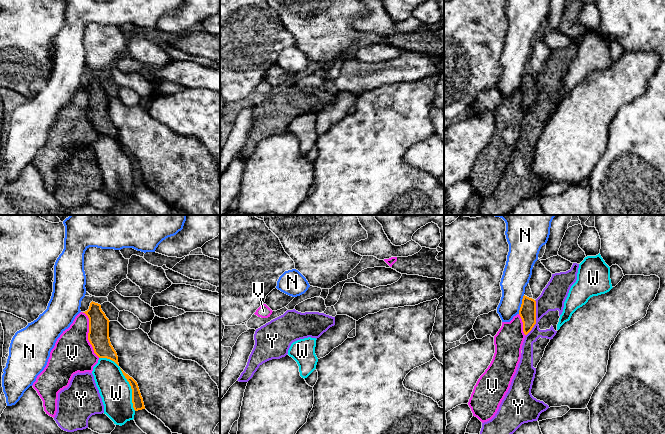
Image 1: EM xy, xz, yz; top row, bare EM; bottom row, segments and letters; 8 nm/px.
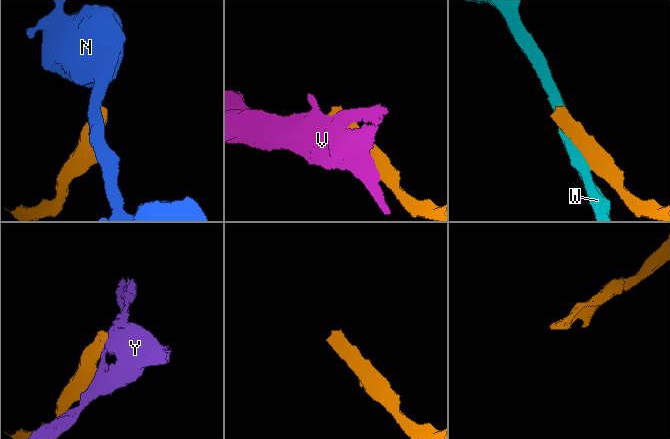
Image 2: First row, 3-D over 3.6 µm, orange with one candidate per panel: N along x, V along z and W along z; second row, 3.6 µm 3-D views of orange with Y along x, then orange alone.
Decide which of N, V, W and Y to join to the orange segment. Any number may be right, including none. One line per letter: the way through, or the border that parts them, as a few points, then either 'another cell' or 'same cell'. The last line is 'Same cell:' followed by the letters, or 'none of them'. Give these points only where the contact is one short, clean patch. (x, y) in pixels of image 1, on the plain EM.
N: along yz (524, 71), (518, 89) | another cell
V: another cell
W: another cell
Y: along yz (535, 76), (535, 100), (526, 111) | another cell
Same cell: none of them

